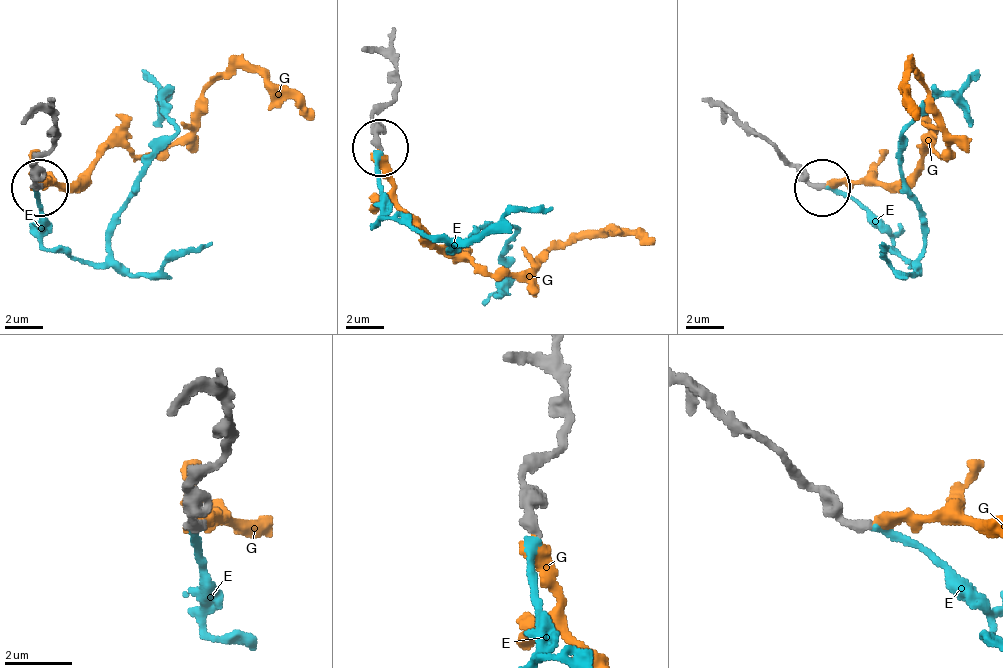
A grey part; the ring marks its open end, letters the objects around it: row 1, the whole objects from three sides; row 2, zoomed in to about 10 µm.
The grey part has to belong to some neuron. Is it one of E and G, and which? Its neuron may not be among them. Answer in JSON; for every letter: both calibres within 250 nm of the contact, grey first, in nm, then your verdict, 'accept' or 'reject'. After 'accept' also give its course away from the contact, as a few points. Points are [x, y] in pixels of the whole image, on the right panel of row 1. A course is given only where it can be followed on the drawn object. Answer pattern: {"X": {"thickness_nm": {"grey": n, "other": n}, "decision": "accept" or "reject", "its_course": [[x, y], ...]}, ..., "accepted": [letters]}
{"E": {"thickness_nm": {"grey": 280, "other": 200}, "decision": "accept", "its_course": [[823, 189], [847, 194], [908, 264], [922, 250], [922, 217], [899, 165], [904, 132], [979, 71]]}, "G": {"thickness_nm": {"grey": 280, "other": 440}, "decision": "reject"}, "accepted": ["E"]}

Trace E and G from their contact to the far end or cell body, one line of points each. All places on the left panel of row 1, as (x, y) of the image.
E: (41, 189), (41, 241), (102, 264), (112, 250), (112, 217), (140, 165), (173, 132), (163, 95), (140, 71)
G: (41, 184), (74, 184), (112, 146), (168, 151), (192, 128), (201, 95), (239, 66), (258, 66), (315, 118)

